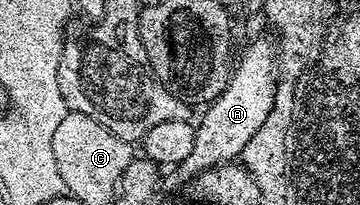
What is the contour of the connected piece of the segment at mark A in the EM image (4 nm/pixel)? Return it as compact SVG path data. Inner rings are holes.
M256 38L244 50L244 55L235 63L226 87L214 101L203 111L200 122L196 126L194 149L186 160L175 167L174 174L180 184L187 184L202 172L215 166L232 164L250 144L254 132L266 124L266 116L270 116L270 108L274 108L276 95L276 79L278 77L278 50L268 38Z

